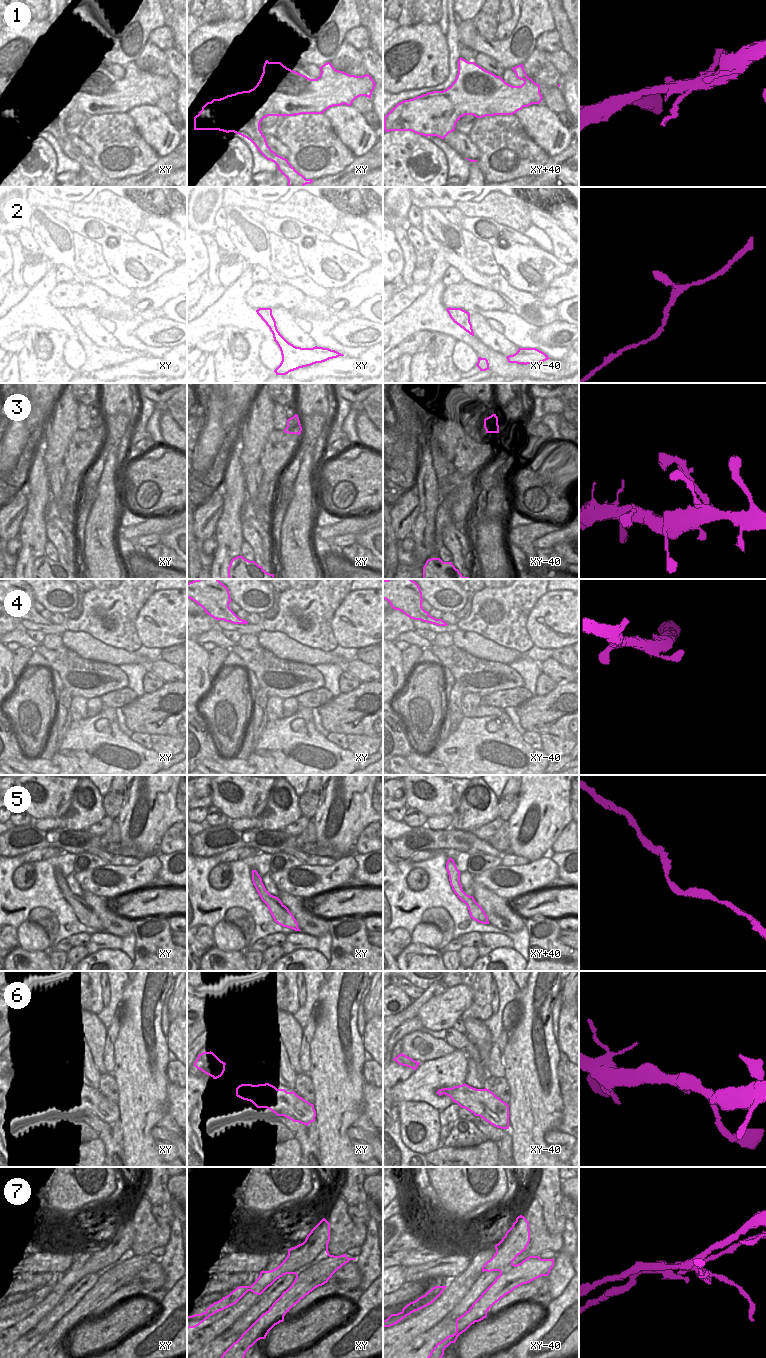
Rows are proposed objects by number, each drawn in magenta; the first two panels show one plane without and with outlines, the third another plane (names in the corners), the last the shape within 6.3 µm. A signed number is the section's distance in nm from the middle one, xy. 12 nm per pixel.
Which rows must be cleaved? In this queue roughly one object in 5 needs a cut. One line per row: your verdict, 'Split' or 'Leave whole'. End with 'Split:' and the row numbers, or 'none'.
1: Leave whole
2: Leave whole
3: Leave whole
4: Leave whole
5: Leave whole
6: Leave whole
7: Split
Split: 7.

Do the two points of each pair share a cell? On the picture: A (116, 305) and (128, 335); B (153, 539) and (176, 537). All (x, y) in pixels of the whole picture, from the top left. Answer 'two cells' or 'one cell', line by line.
A: two cells
B: two cells

